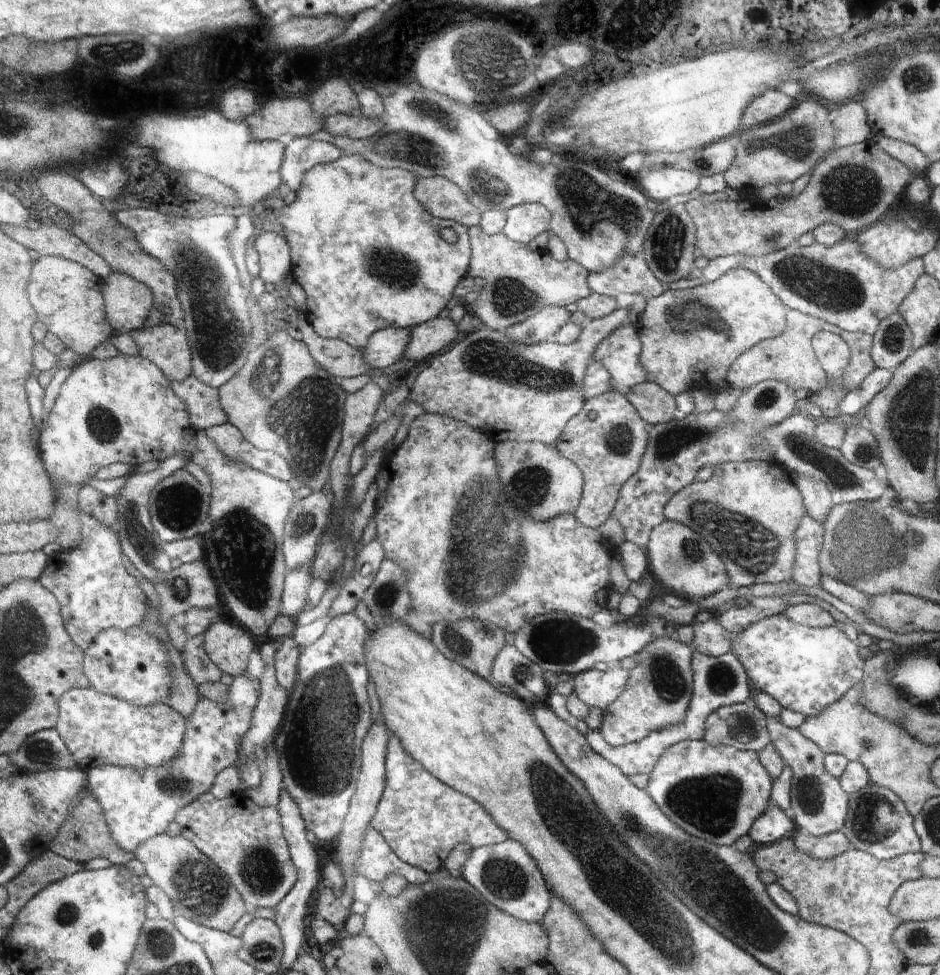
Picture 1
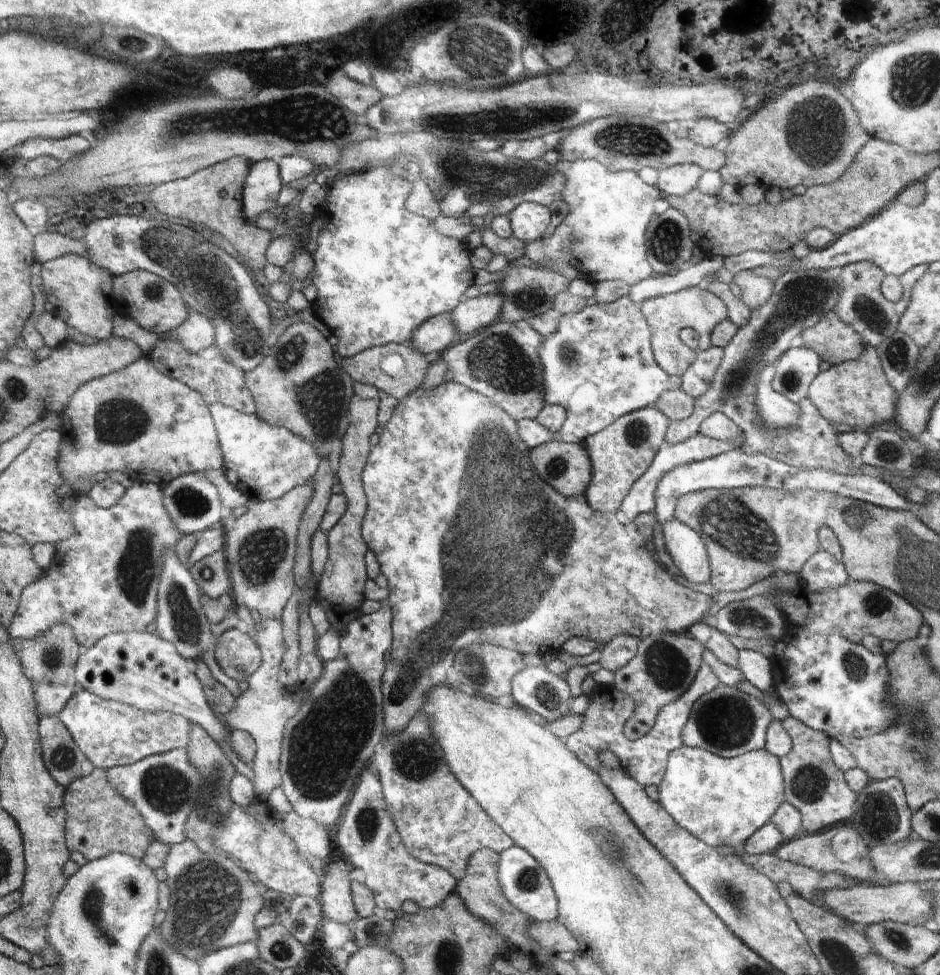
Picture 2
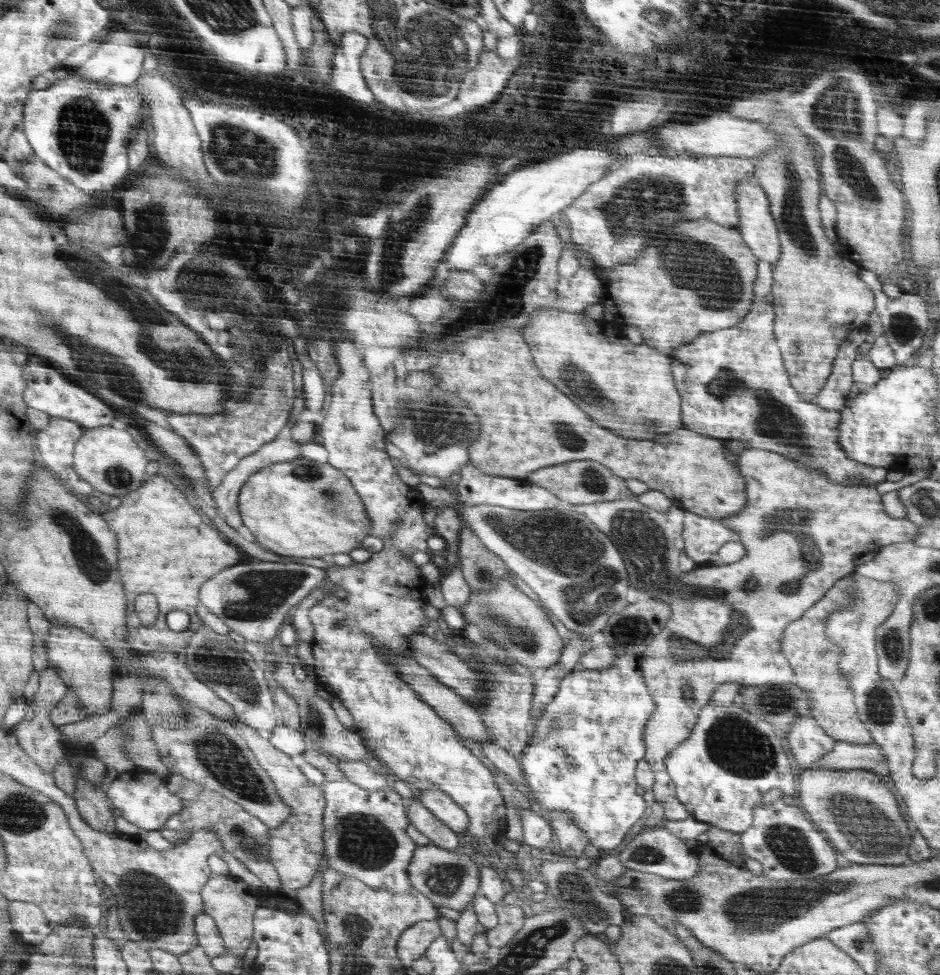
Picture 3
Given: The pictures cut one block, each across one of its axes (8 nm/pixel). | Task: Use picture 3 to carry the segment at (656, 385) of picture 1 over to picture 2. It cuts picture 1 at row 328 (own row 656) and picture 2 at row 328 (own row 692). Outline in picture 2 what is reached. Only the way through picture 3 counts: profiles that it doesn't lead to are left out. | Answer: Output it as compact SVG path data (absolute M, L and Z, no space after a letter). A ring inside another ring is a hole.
M703 285L688 287L669 295L660 295L640 305L641 311L646 312L646 320L650 320L649 328L654 328L653 356L658 356L658 364L667 373L681 377L692 366L697 358L697 352L706 350L711 346L711 332L713 328L728 317L726 305L720 297L708 291ZM688 327L696 330L700 335L696 350L690 349L680 339L680 330Z

